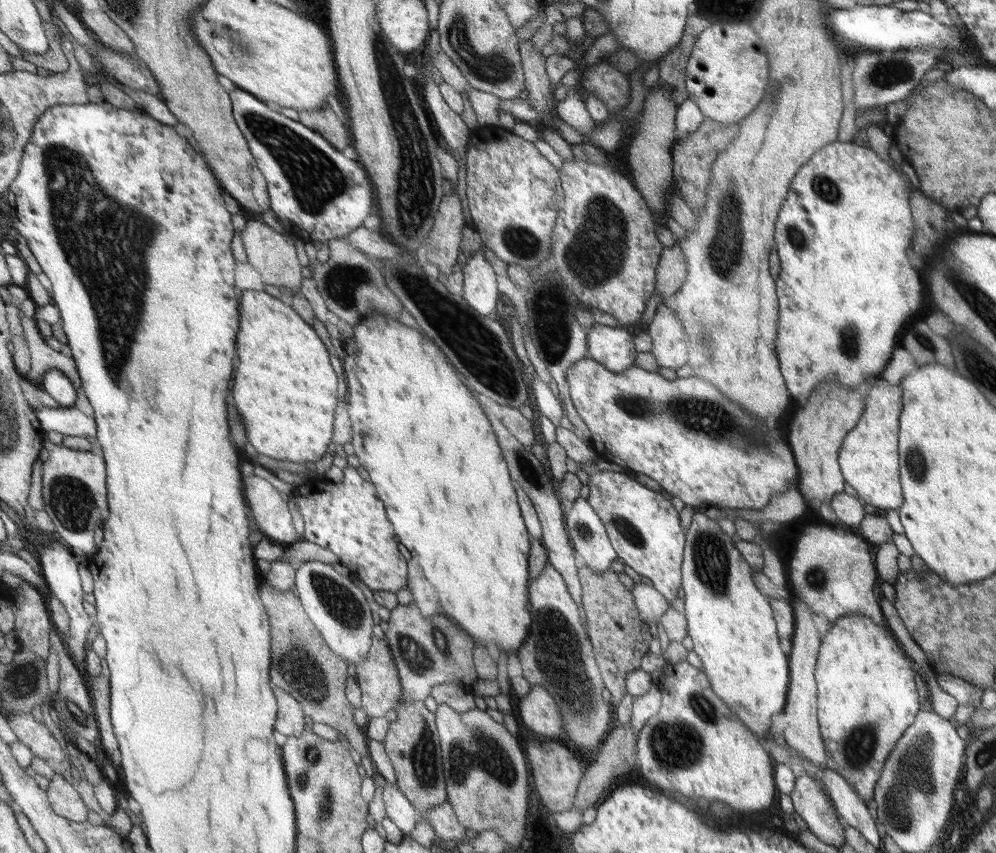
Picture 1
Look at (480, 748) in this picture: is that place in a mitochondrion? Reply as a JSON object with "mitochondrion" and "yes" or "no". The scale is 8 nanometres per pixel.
{"mitochondrion":"yes"}

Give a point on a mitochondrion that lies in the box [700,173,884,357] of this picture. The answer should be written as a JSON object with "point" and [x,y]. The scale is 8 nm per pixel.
{"point":[797,236]}

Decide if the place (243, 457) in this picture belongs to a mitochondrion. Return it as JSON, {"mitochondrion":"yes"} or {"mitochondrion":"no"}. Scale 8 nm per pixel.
{"mitochondrion":"no"}

